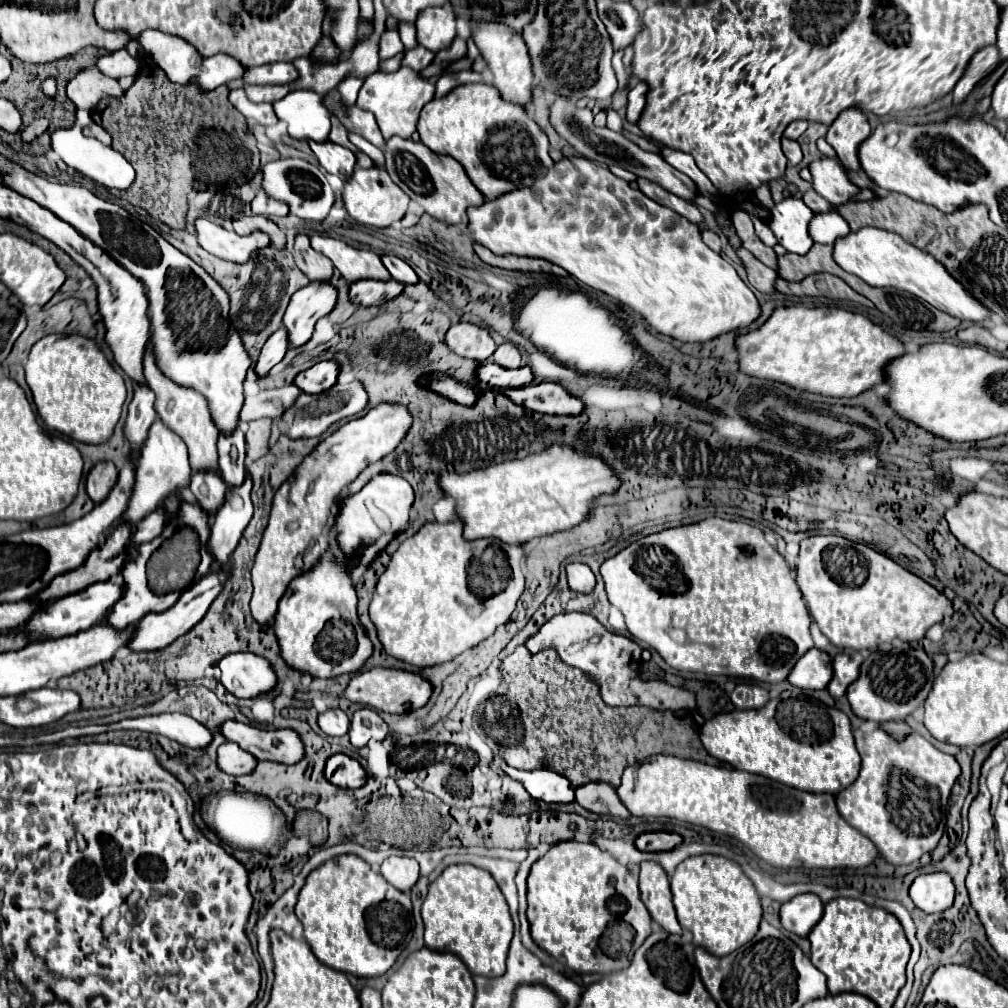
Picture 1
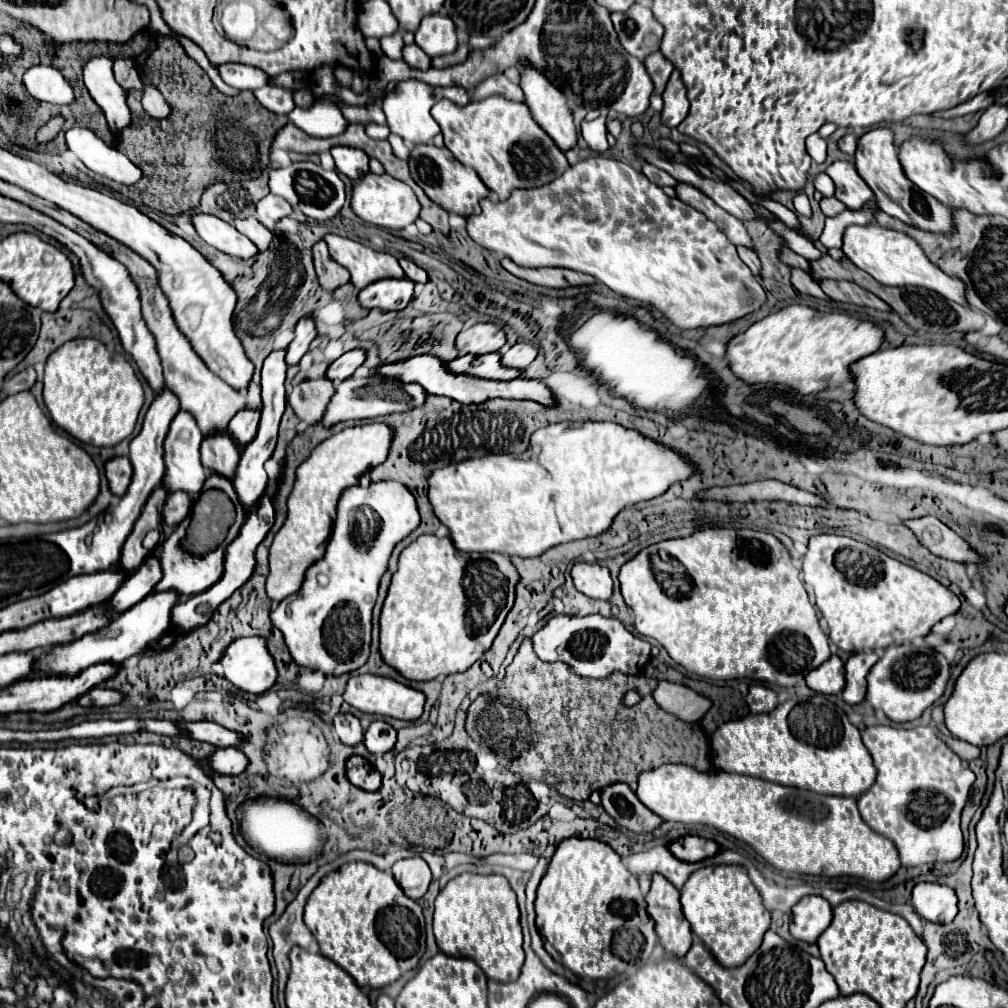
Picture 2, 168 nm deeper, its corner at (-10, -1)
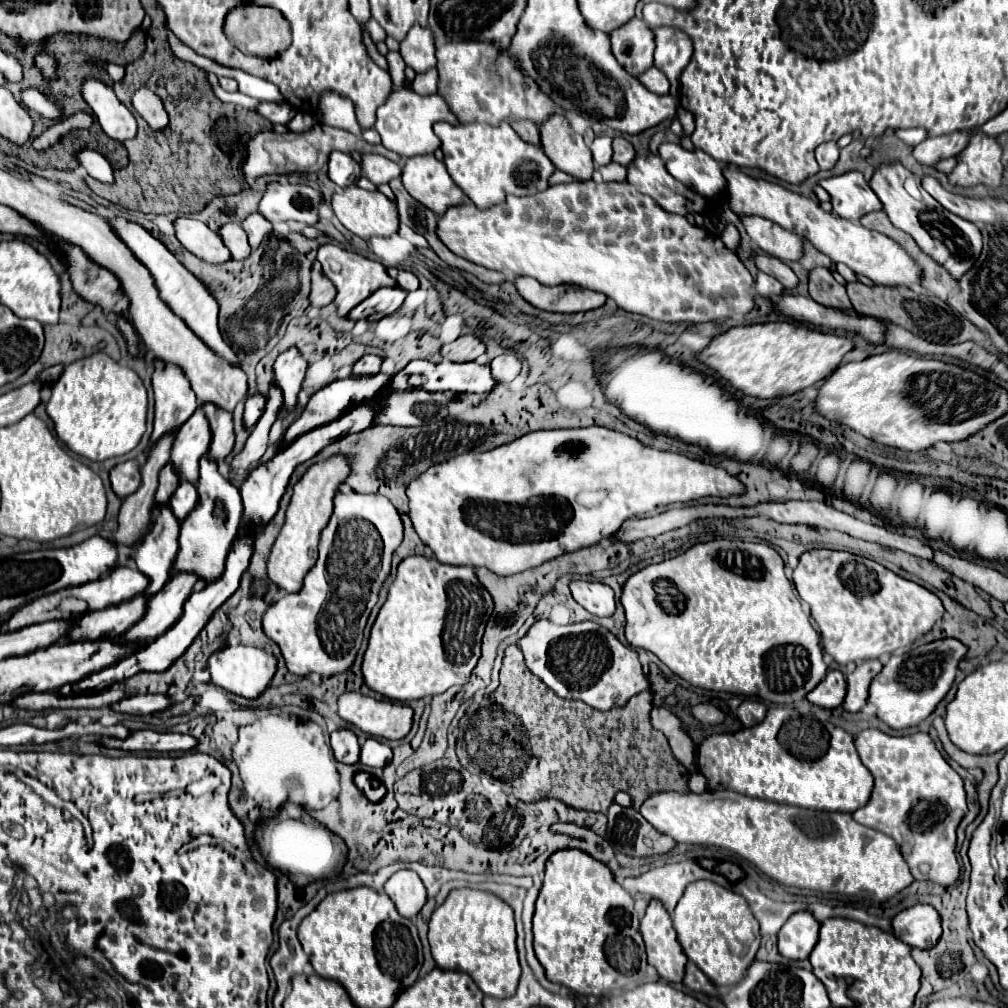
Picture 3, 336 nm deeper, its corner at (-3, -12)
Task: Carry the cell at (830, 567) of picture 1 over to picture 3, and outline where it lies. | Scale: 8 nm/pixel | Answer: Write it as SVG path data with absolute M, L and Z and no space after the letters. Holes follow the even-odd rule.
M821 548L807 550L799 558L797 568L793 570L793 582L801 600L805 600L811 606L811 616L819 626L821 644L825 652L829 652L837 664L879 658L881 654L891 654L897 648L907 648L921 634L929 632L933 624L943 618L943 612L945 612L941 600L927 588L897 576L895 572L877 564L875 560L851 554L851 552L821 550Z

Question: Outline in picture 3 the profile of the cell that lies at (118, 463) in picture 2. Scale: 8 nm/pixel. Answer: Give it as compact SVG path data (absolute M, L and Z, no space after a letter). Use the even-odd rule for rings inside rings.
M127 460L111 470L111 486L117 492L117 496L125 498L133 494L139 488L139 484L141 484L141 464L137 460Z

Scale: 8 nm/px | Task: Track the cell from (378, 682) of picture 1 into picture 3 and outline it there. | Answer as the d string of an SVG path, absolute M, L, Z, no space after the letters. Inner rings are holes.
M345 692L339 696L339 716L369 736L401 740L411 730L413 710L399 702Z

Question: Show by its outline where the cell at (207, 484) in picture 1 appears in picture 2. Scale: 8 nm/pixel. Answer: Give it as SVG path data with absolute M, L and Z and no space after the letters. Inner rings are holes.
M214 435L202 441L202 465L210 473L218 473L226 479L234 479L234 469L238 467L238 447L230 441L230 435Z

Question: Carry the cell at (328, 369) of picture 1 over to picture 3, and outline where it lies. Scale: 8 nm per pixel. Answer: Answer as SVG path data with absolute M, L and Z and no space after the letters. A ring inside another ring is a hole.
M363 356L359 364L355 364L353 374L377 374L381 370L383 358L381 356Z

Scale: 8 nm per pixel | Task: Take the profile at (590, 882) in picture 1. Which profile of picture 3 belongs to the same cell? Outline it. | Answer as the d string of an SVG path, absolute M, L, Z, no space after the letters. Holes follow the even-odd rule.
M559 850L555 854L549 856L547 860L547 868L545 868L545 880L543 880L543 888L539 892L539 898L537 898L537 906L535 906L535 916L533 916L533 934L535 934L535 954L541 962L541 966L545 968L545 976L555 982L555 984L561 984L561 986L567 986L571 992L575 994L581 994L581 996L603 996L603 994L609 994L613 990L621 990L625 986L635 986L639 982L643 982L645 978L645 970L647 970L647 956L645 956L645 944L643 944L643 938L641 938L641 932L639 932L639 916L633 908L633 898L615 882L611 870L591 858L589 854L581 852L581 850Z

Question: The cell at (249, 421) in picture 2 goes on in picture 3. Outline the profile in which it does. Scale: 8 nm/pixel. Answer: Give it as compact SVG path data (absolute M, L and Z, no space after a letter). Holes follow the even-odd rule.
M255 394L255 396L247 398L247 402L245 402L245 416L243 416L243 422L245 422L247 428L257 424L257 420L261 418L261 414L265 410L265 402L267 402L267 396L263 396L263 394Z

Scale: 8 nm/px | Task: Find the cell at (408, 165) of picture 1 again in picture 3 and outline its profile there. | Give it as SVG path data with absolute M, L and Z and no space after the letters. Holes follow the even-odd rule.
M433 154L407 158L401 180L407 192L437 216L441 216L451 204L461 204L465 200L463 192L455 188L445 164Z

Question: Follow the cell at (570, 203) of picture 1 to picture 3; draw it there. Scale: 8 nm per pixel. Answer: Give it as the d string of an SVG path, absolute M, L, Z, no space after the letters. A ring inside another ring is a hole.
M587 180L587 182L555 184L555 186L549 186L547 190L537 192L533 196L523 196L523 198L507 196L505 204L497 204L497 206L491 206L487 210L479 210L479 208L475 208L475 204L465 200L459 206L447 208L447 212L439 218L437 236L453 254L457 254L465 260L471 260L473 264L479 264L483 268L497 270L497 272L509 270L515 276L533 276L539 282L543 282L545 286L575 284L575 286L581 286L581 288L603 292L607 298L613 298L619 308L623 308L627 312L643 314L643 316L649 316L649 318L655 318L655 320L661 320L661 322L709 322L709 320L717 320L717 318L727 318L731 308L735 312L741 312L741 314L747 314L753 308L753 294L751 294L753 276L749 274L749 270L745 268L745 264L739 260L739 256L735 252L731 252L717 236L713 236L713 234L701 230L699 226L691 224L685 216L663 212L663 208L659 208L659 204L655 204L655 200L651 200L649 196L643 196L641 192L635 192L635 188L631 188L631 184L625 184L625 182L621 184L621 182Z

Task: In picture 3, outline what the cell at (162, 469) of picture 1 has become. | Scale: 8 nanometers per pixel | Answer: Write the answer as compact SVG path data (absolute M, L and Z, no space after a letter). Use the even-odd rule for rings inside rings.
M199 408L191 420L179 428L179 440L175 440L175 452L171 452L171 464L179 468L179 476L185 480L197 482L199 478L199 460L209 452L211 446L211 428L205 418L205 412Z

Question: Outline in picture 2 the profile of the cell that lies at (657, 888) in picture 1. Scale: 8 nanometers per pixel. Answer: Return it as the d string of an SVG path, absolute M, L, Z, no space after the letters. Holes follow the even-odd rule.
M656 873L646 903L650 917L656 921L656 933L666 953L682 957L692 945L692 931L682 915L680 891L666 877Z

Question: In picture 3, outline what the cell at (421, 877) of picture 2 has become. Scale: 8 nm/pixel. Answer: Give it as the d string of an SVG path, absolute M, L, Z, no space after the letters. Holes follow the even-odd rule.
M411 870L395 872L385 884L385 894L393 900L397 912L409 920L413 920L427 902L425 886Z

